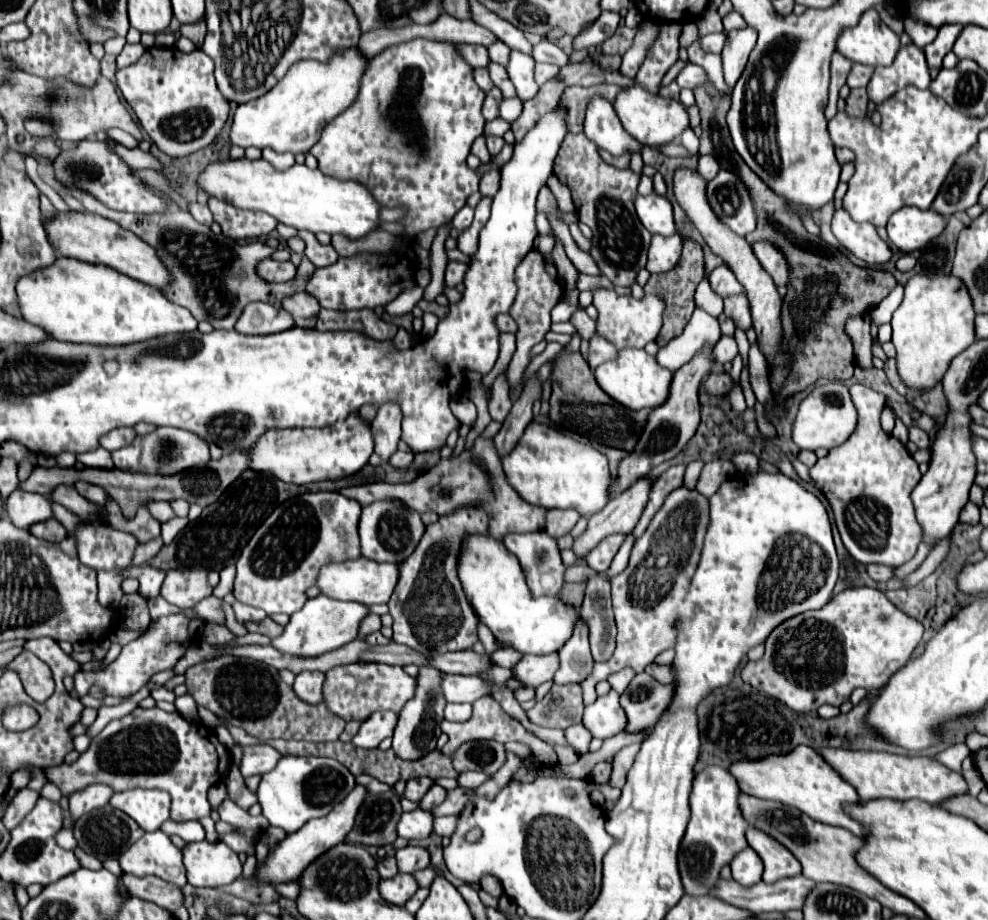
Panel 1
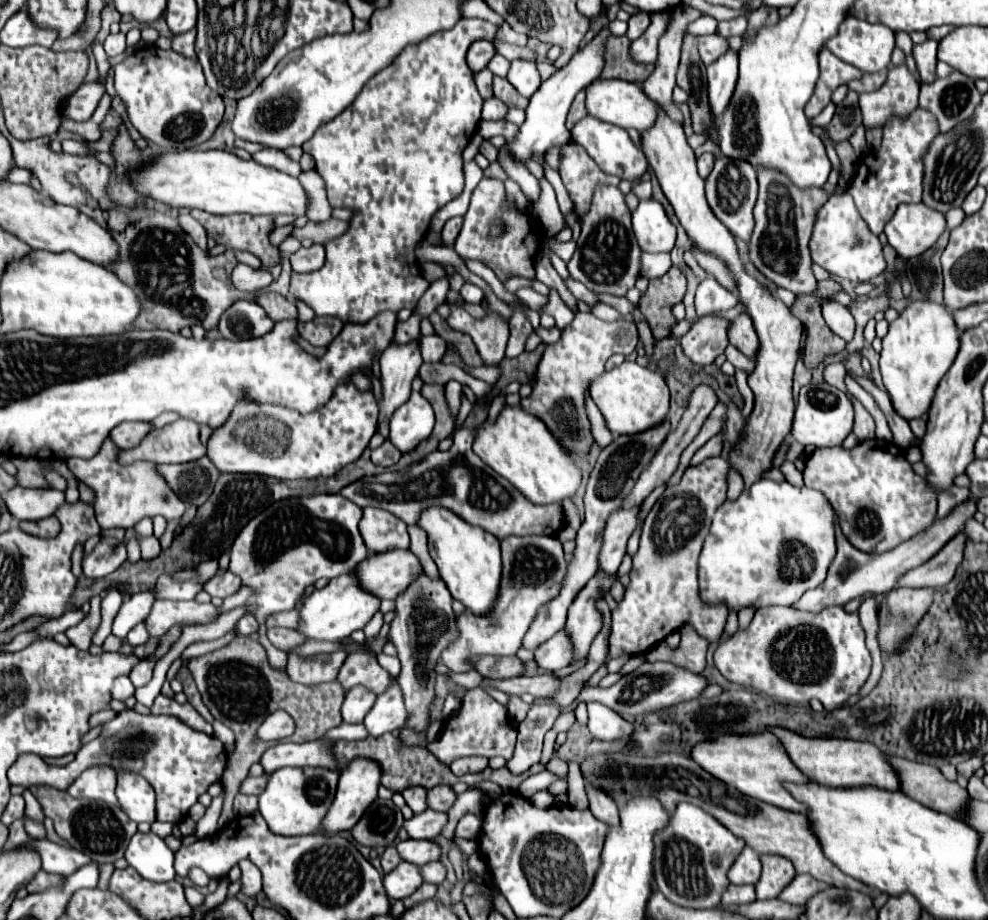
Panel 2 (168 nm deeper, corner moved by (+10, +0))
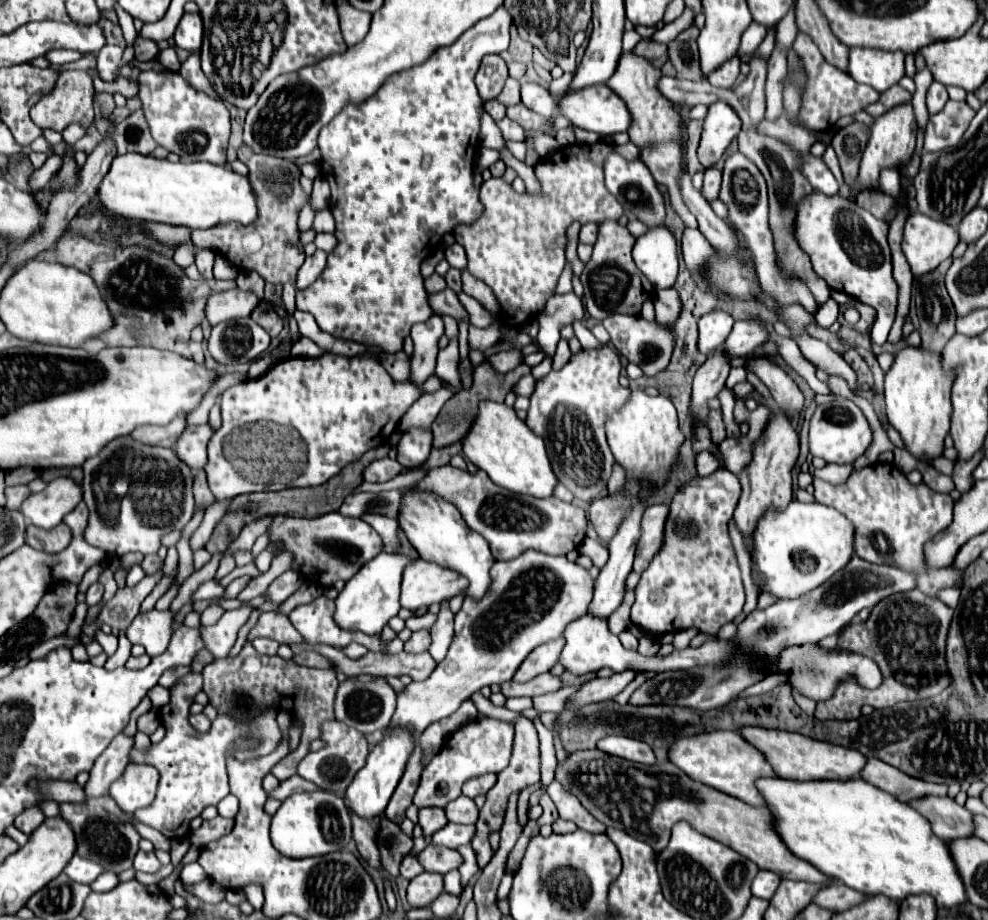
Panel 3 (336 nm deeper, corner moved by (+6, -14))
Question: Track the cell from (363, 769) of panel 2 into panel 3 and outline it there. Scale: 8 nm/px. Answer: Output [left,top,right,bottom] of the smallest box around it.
[346,728,416,818]

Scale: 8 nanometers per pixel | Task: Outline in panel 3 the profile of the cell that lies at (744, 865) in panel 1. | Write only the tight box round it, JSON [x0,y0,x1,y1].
[752,870,782,900]

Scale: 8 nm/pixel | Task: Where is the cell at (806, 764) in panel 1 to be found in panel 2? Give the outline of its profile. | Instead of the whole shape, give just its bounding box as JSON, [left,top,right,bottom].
[692,734,812,814]

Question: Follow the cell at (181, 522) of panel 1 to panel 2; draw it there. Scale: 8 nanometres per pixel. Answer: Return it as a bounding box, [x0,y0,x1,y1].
[140,536,161,558]

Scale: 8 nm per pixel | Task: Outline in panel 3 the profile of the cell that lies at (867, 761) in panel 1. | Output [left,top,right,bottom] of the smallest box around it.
[738,726,866,780]

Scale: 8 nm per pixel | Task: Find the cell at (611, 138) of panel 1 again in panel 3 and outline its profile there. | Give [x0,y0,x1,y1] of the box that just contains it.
[604,154,666,228]

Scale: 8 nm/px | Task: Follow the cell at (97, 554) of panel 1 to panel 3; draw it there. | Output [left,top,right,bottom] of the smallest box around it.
[86,584,104,606]

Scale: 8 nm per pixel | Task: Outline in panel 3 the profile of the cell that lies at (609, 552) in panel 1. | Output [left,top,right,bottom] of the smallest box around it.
[634,504,670,574]

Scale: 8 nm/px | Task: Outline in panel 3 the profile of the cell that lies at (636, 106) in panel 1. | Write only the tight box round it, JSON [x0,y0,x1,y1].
[556,84,630,136]

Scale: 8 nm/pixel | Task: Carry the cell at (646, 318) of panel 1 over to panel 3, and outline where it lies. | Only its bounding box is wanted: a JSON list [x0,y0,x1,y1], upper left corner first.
[526,344,630,502]

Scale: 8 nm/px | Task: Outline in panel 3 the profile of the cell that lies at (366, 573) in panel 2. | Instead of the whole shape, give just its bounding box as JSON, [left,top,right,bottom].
[402,560,466,610]

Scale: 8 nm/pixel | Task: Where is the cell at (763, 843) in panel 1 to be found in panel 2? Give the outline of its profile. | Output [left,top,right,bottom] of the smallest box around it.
[754,854,796,900]

